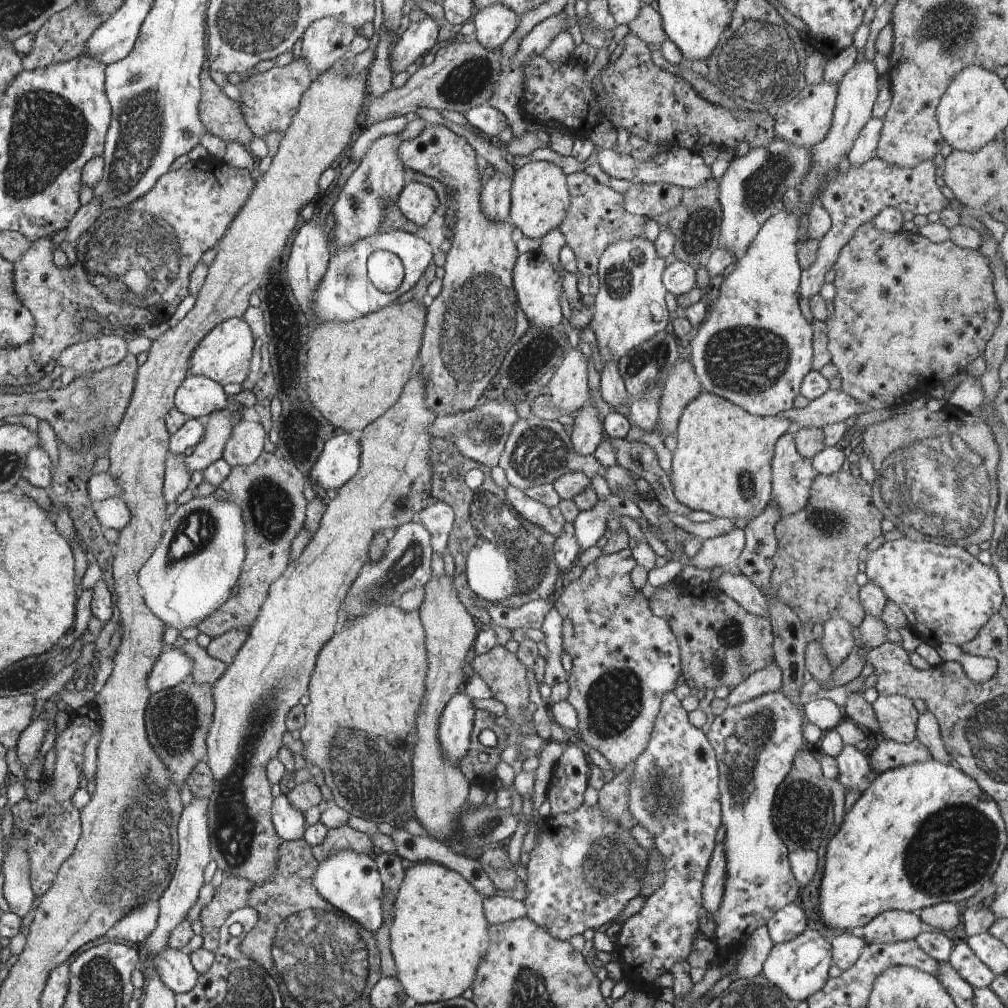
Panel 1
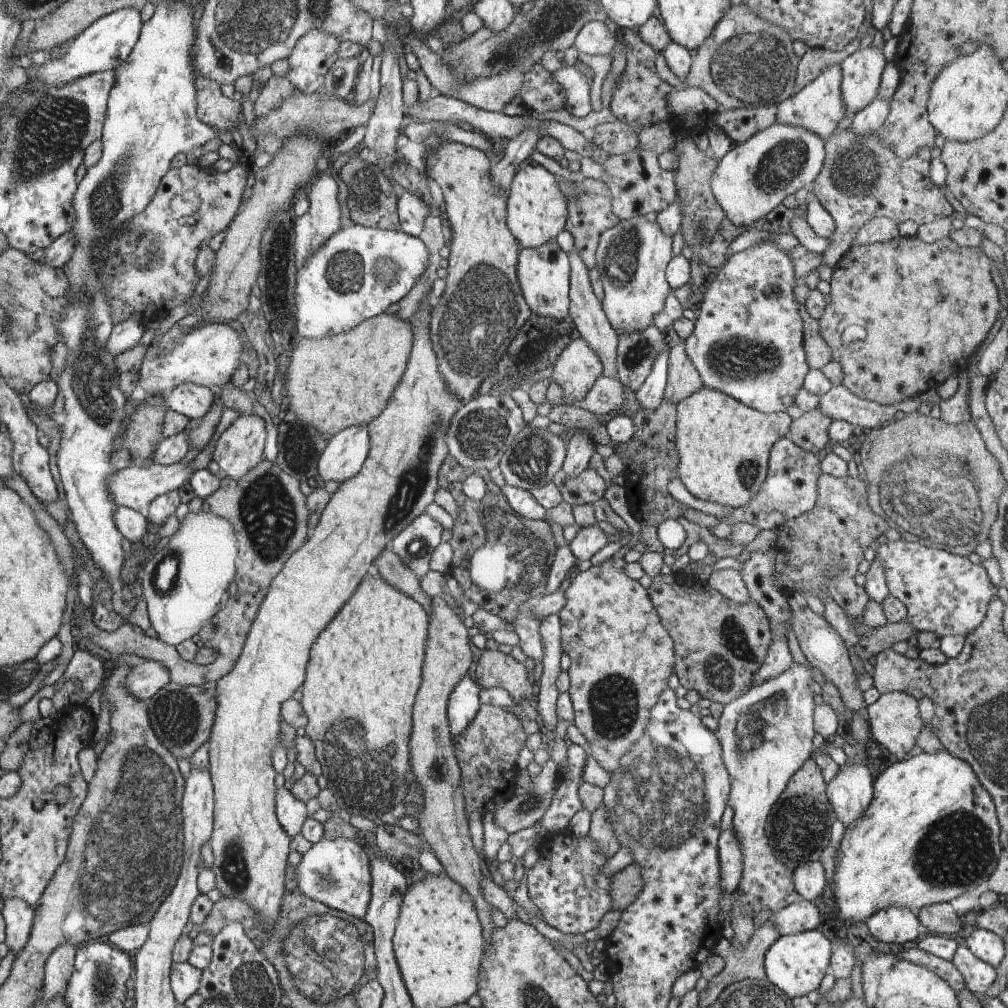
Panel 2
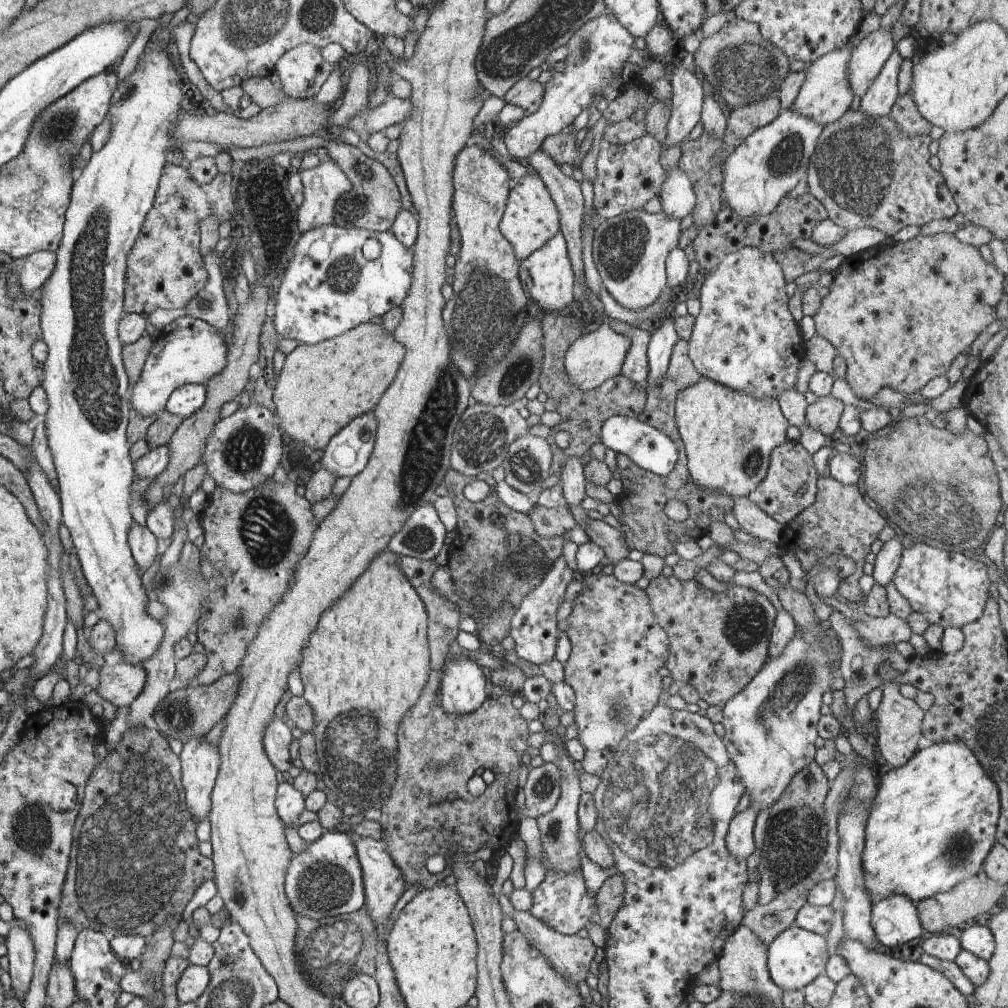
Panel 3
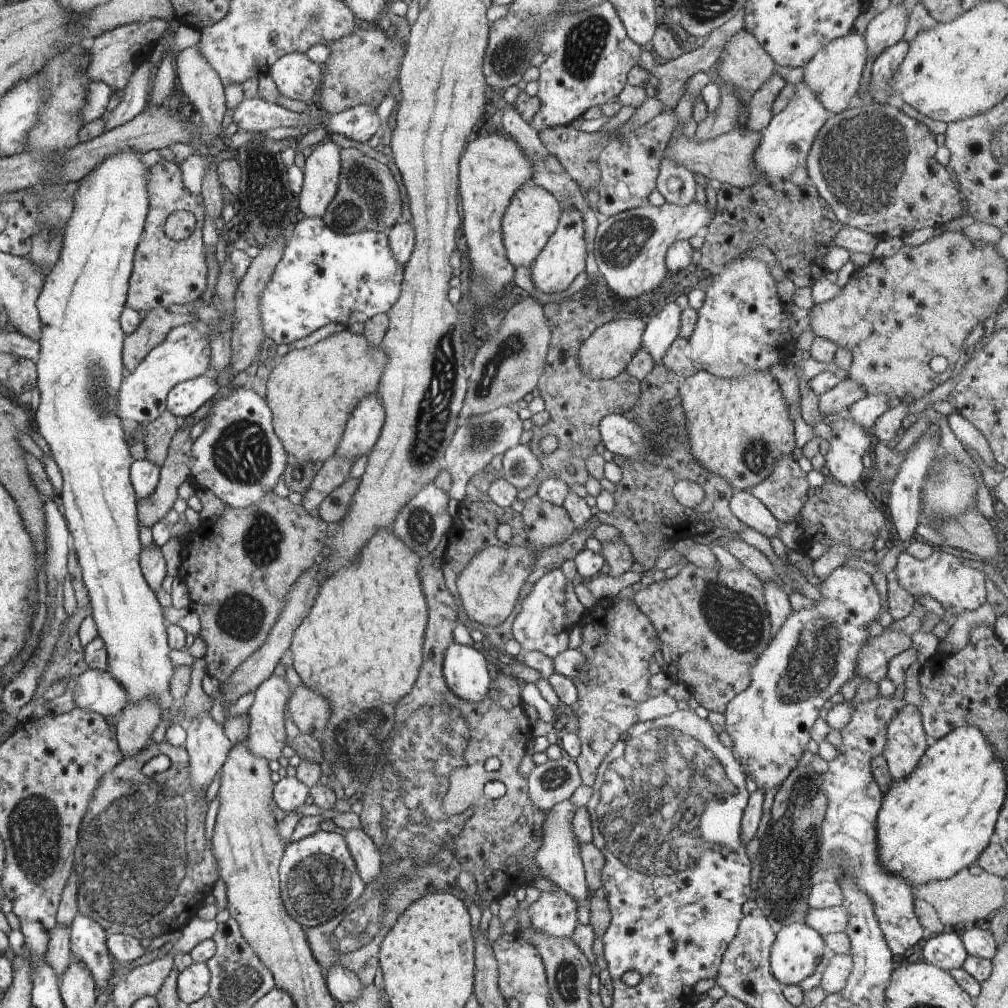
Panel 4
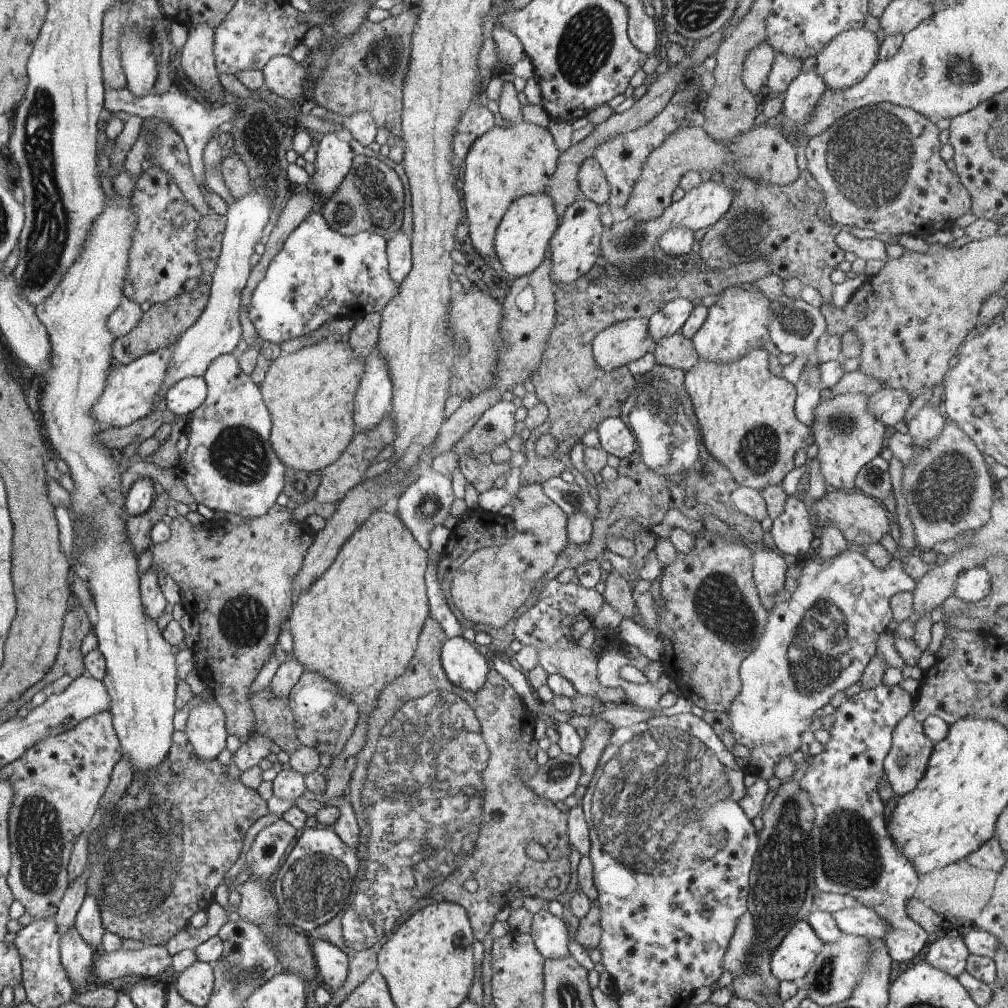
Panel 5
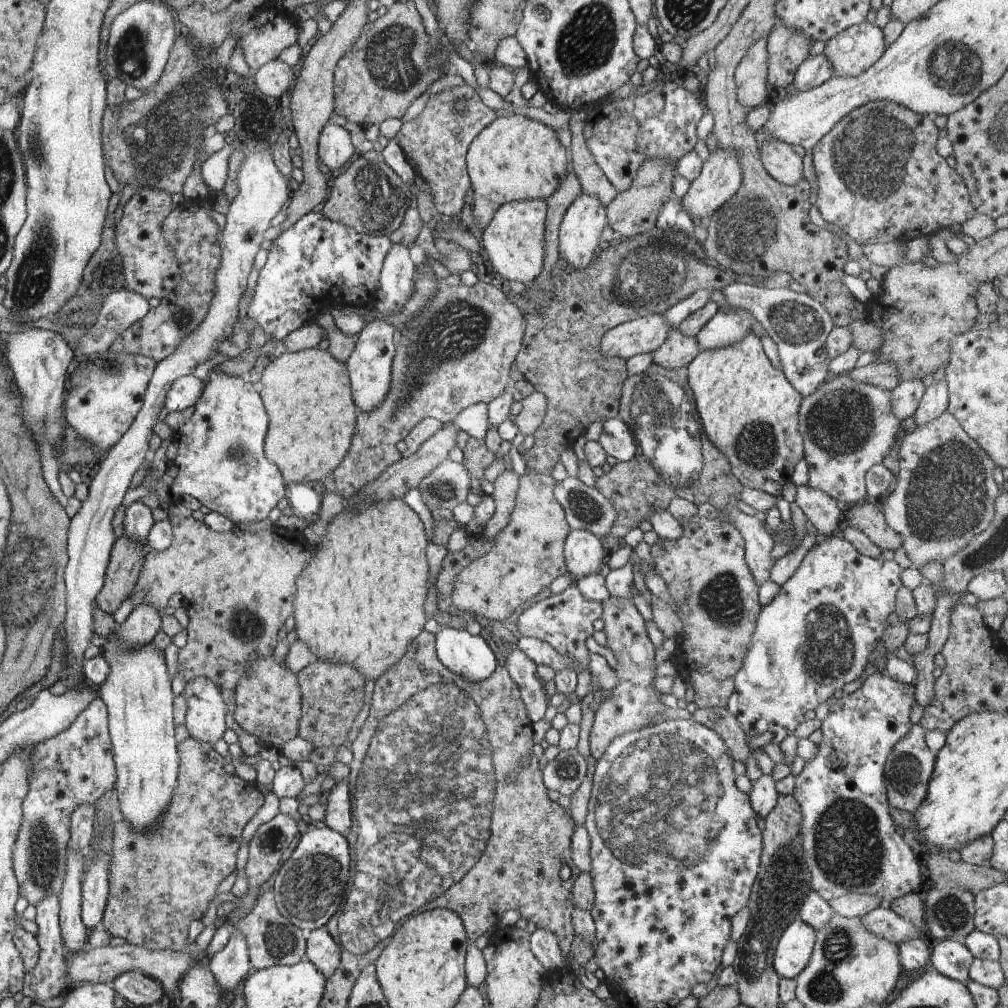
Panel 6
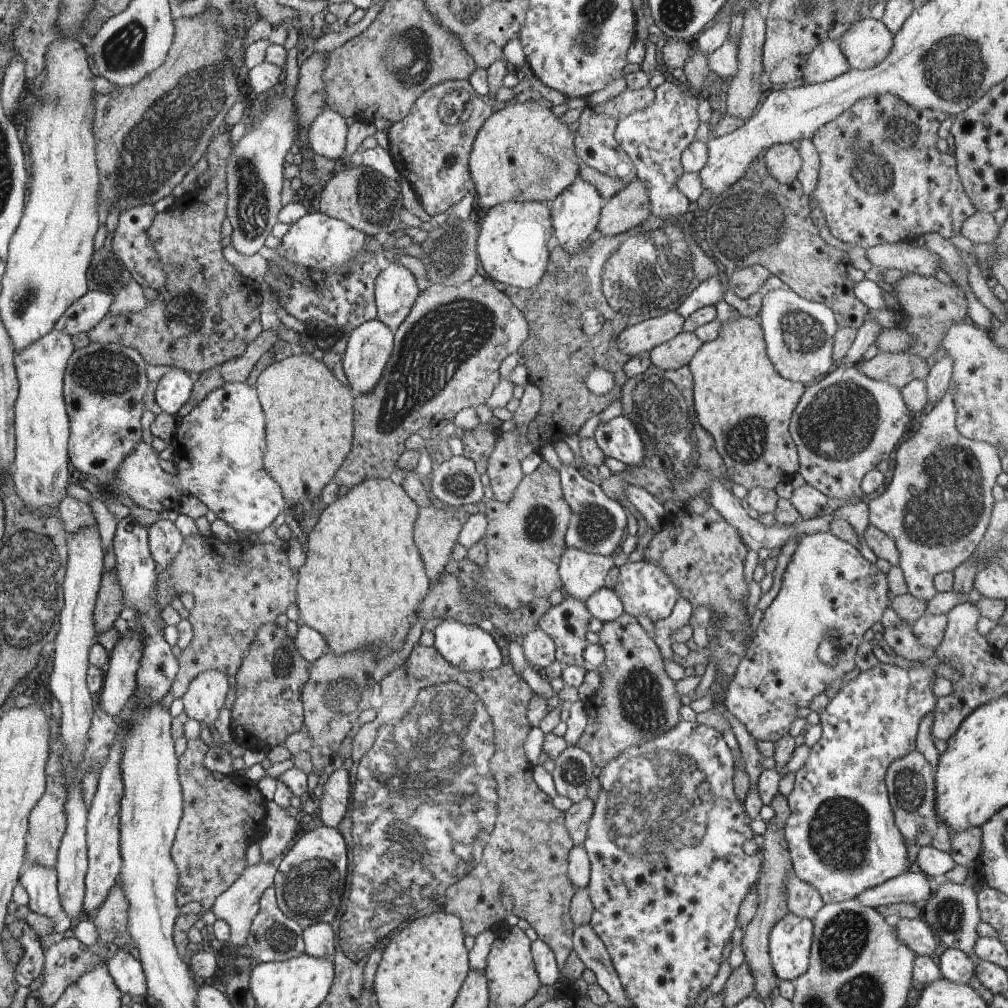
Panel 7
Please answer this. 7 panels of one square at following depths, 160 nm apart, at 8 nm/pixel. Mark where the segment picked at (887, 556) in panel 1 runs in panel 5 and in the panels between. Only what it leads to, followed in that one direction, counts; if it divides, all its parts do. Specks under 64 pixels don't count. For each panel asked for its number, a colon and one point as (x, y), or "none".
2: (944, 593)
3: (949, 589)
4: (935, 573)
5: (973, 584)

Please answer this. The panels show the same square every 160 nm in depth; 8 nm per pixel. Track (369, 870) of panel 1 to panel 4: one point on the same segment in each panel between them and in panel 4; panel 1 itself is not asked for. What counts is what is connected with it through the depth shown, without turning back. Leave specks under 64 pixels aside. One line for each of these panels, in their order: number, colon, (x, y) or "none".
2: (337, 872)
3: (325, 882)
4: (320, 880)

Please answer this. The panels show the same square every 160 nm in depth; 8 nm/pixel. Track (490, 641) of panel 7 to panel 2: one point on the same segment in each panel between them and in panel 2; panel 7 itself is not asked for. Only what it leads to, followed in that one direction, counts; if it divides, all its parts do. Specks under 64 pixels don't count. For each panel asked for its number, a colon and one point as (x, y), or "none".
2: (464, 701)
3: (464, 687)
4: (465, 671)
5: (465, 666)
6: (469, 656)

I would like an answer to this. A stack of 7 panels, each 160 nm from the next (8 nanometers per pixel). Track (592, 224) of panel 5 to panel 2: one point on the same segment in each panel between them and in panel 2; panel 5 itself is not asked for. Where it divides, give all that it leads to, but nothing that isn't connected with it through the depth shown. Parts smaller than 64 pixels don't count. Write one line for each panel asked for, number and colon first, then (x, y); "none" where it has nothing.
2: (544, 273)
3: (547, 277)
4: (563, 257)

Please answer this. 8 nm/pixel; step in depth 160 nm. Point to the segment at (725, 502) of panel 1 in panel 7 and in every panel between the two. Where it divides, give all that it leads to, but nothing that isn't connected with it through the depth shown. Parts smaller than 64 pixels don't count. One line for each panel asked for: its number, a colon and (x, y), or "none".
2: (723, 445)
3: (728, 436)
4: (737, 428)
5: (746, 415)
6: (749, 410)
7: (740, 399)

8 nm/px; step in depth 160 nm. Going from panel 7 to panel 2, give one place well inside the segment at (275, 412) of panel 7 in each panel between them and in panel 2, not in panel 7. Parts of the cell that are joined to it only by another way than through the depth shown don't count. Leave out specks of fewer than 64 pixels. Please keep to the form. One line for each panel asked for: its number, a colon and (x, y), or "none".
2: (335, 382)
3: (321, 388)
4: (311, 391)
5: (310, 393)
6: (307, 394)

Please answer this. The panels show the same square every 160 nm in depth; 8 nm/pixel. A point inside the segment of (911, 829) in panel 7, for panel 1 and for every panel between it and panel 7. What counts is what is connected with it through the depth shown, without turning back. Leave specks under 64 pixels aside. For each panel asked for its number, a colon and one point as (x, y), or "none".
1: (896, 715)
2: (894, 721)
3: (899, 720)
4: (906, 736)
5: (904, 765)
6: (908, 769)

